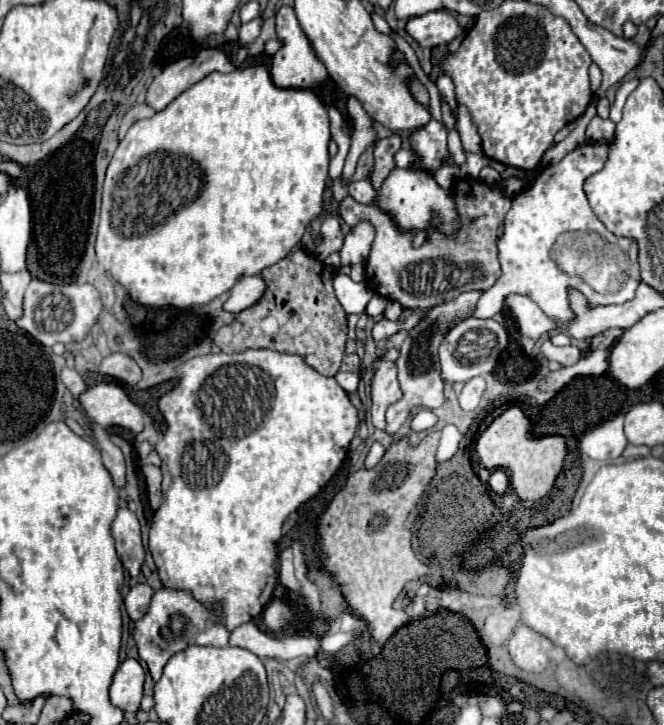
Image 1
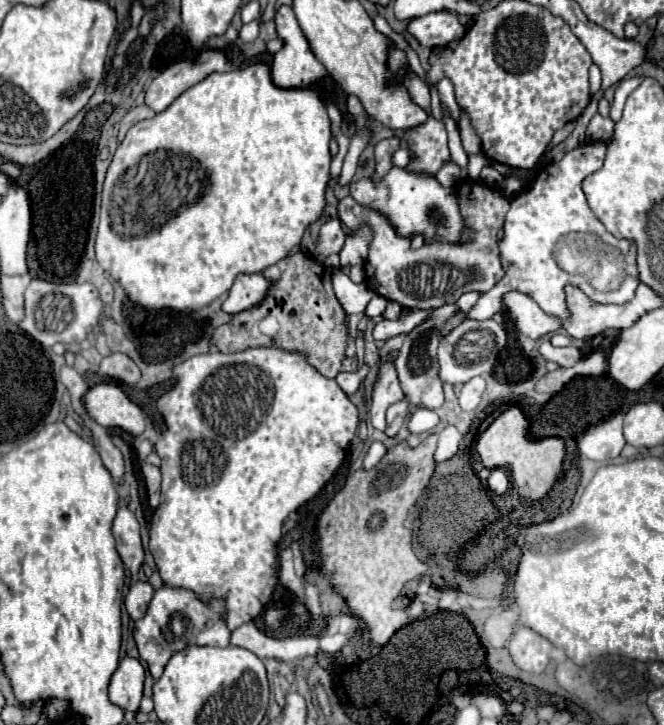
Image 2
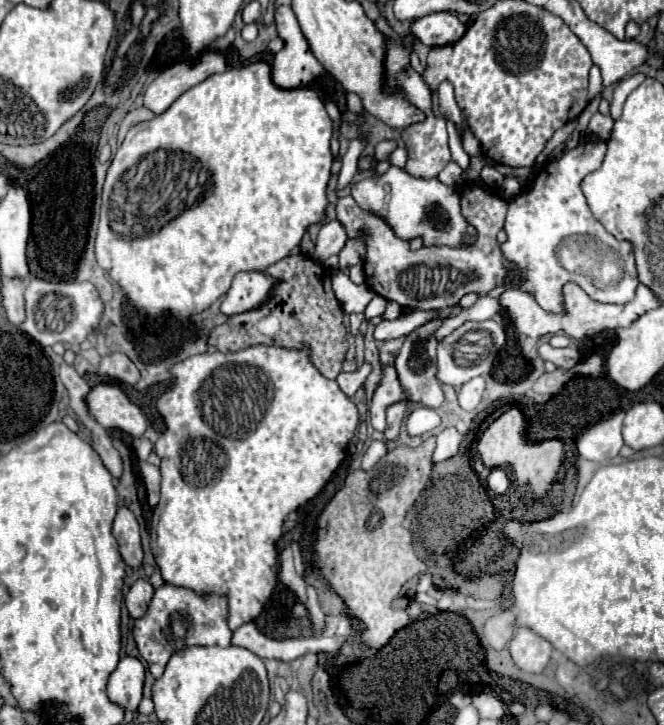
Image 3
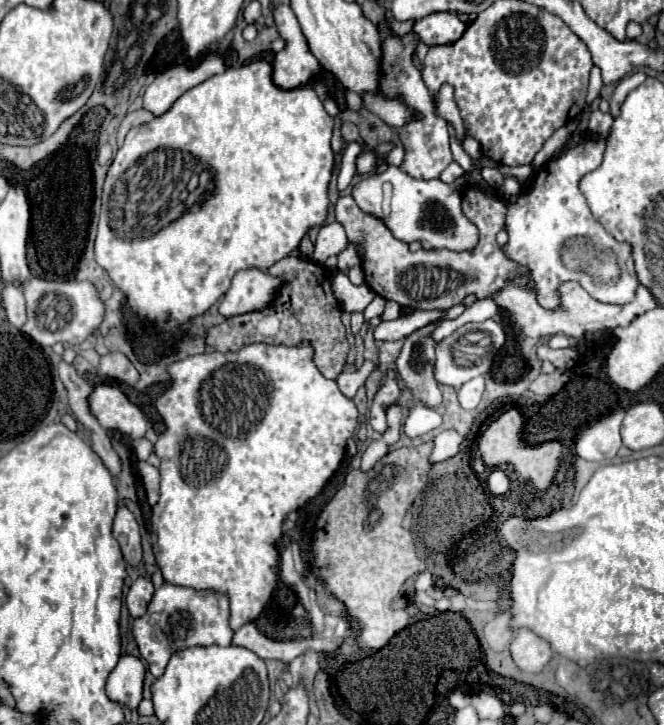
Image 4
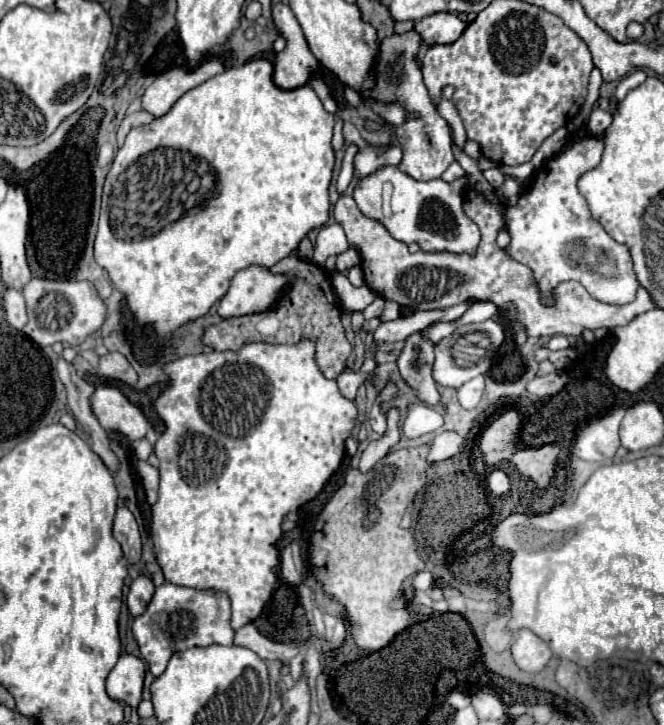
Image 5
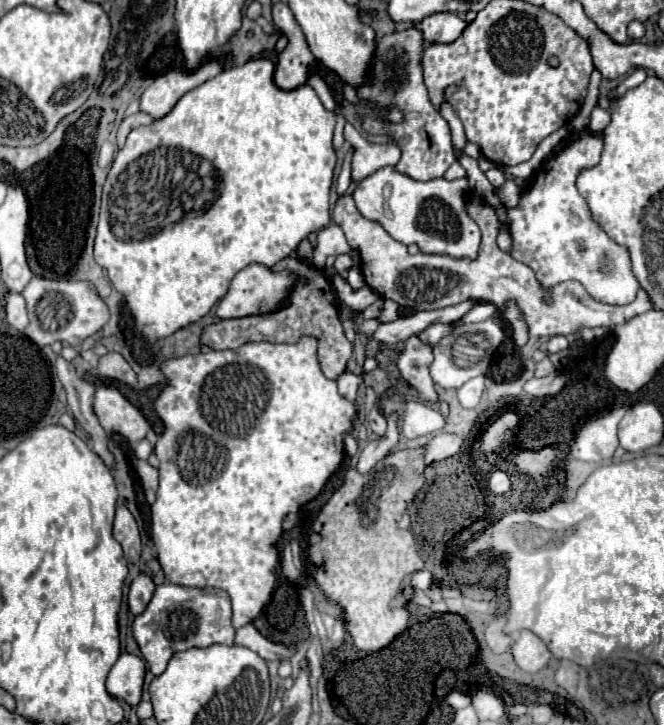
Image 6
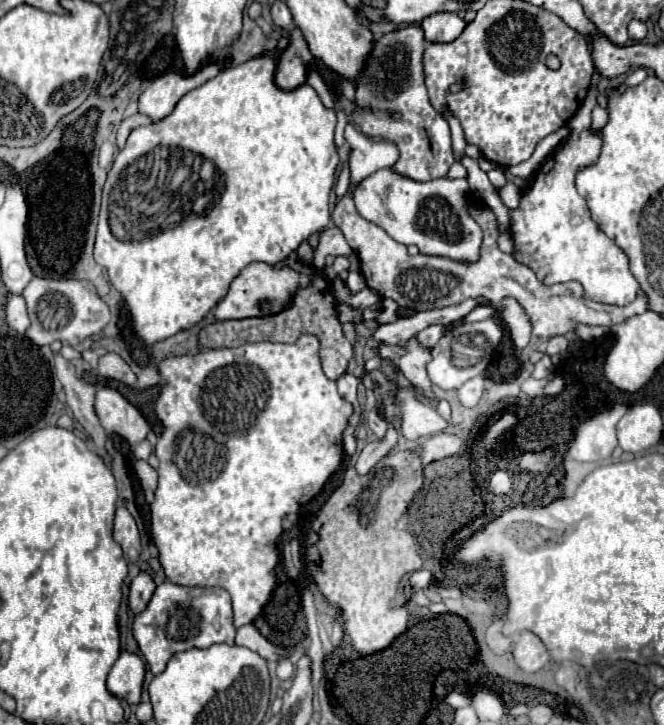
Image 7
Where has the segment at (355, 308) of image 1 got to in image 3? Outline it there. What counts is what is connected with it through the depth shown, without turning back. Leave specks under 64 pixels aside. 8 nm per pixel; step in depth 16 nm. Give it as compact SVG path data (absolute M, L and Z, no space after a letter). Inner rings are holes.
M336 270L332 274L332 286L334 286L334 294L336 294L336 298L342 304L346 314L364 312L368 302L376 296L376 292L372 292L372 288L368 288L368 284L354 284L340 270Z

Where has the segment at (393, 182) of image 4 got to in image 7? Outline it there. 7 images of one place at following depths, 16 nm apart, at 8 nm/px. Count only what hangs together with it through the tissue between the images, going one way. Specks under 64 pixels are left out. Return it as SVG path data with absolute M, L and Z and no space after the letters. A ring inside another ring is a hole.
M392 168L378 170L364 178L353 193L358 213L378 224L397 242L406 246L416 244L420 252L430 256L452 256L454 260L478 260L482 242L480 226L468 216L468 180L428 180L416 182Z

